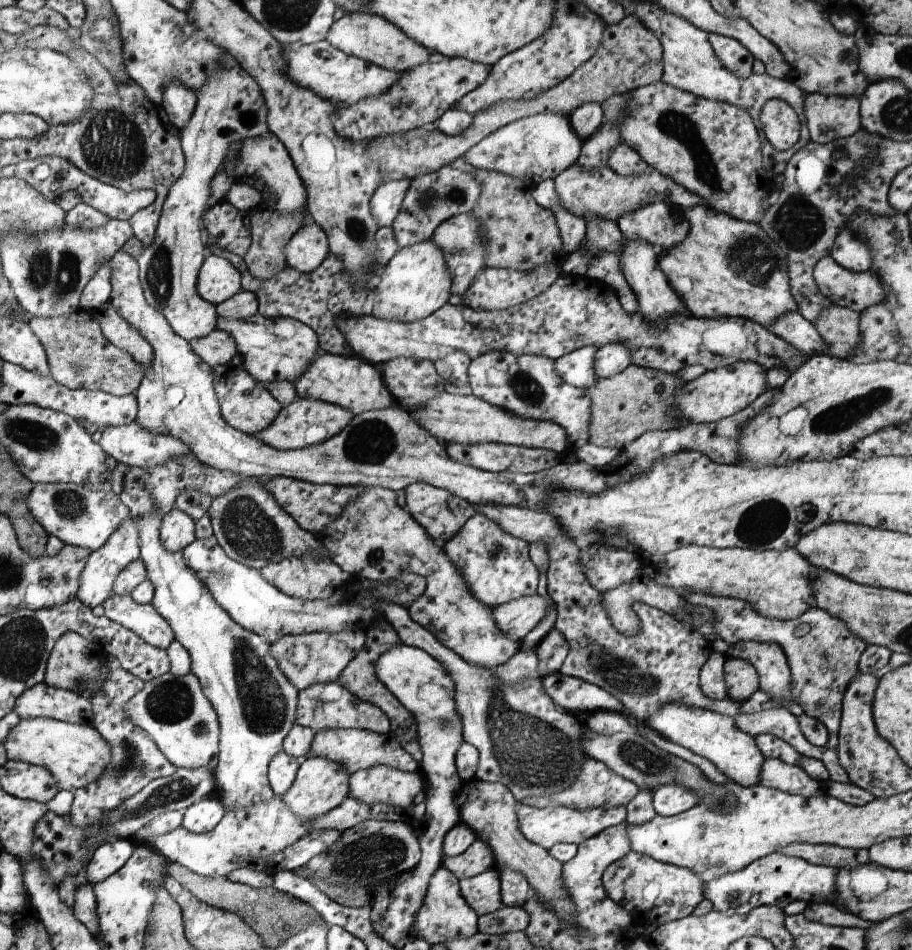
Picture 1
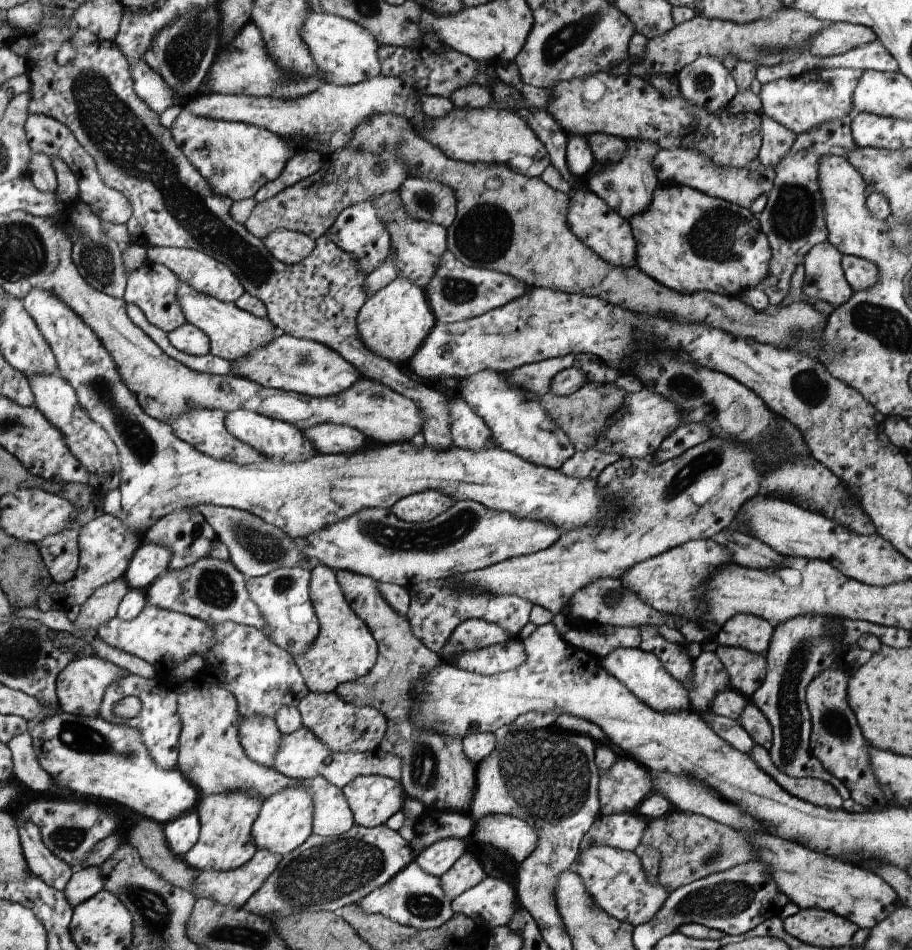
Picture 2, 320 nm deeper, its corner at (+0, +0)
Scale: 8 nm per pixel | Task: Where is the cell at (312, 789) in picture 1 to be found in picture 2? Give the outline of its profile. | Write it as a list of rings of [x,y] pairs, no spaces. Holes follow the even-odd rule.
[[[305,782],[285,786],[285,790],[273,794],[262,801],[260,814],[252,826],[253,843],[257,850],[269,850],[273,854],[284,856],[292,853],[312,834],[314,800],[309,786]]]

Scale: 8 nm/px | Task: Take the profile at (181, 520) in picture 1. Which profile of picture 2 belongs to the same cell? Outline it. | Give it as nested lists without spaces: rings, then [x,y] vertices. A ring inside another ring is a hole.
[[[142,542],[124,574],[129,589],[145,591],[172,562],[172,551],[165,544]]]

